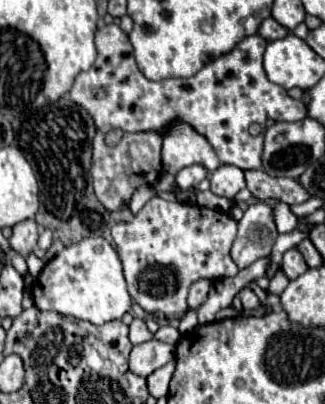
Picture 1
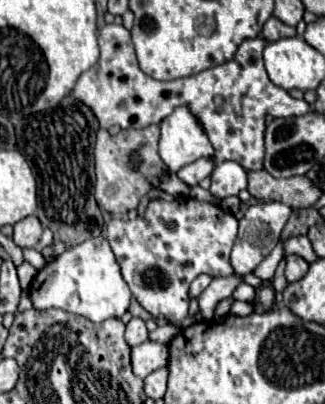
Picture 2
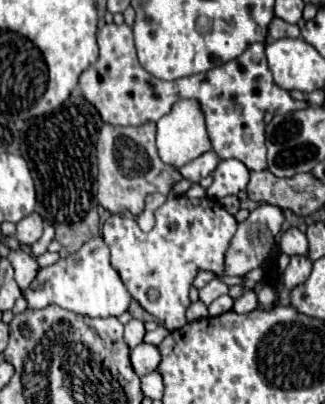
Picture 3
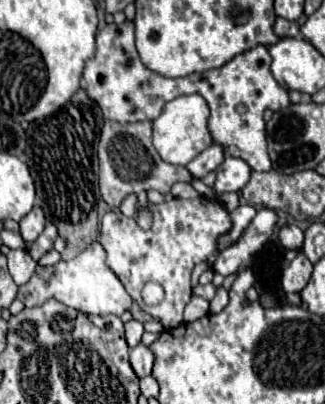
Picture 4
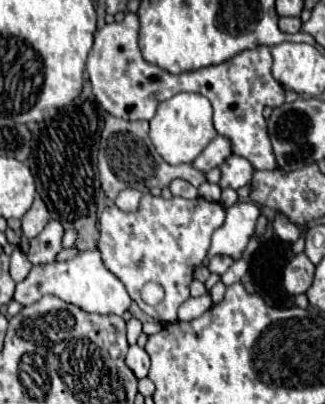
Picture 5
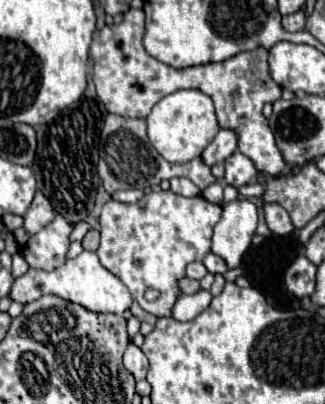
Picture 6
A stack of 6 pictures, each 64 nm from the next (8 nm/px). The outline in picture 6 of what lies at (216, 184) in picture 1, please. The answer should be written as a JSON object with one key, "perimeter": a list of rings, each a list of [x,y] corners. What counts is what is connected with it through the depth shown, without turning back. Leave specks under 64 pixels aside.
{"perimeter":[[[234,152],[228,160],[226,160],[226,174],[224,174],[224,182],[228,186],[234,186],[234,188],[240,188],[244,184],[248,184],[252,178],[256,178],[258,170],[256,166],[252,164],[252,160],[248,160],[244,154],[240,152]]]}

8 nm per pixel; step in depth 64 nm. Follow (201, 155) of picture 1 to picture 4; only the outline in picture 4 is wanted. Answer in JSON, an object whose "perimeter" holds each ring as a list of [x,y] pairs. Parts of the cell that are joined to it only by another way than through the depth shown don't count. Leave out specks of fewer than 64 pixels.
{"perimeter":[[[190,94],[190,96],[180,96],[168,102],[162,110],[162,114],[154,120],[154,148],[162,156],[164,162],[168,164],[186,164],[194,156],[198,156],[202,150],[206,150],[212,144],[210,132],[206,128],[208,120],[208,104],[202,96]]]}

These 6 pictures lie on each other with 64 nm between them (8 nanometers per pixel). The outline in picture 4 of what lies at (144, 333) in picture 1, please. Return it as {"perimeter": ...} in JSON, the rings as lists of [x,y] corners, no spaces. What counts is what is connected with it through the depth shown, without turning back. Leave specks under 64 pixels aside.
{"perimeter":[[[130,320],[124,328],[126,328],[126,342],[128,342],[128,346],[130,346],[130,348],[138,346],[140,340],[142,340],[142,334],[144,334],[144,326],[142,326],[142,322],[138,322],[138,320]]]}

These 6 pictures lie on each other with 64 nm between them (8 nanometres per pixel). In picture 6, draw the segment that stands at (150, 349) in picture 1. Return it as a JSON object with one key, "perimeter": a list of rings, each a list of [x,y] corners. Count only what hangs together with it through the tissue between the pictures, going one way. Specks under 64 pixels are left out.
{"perimeter":[[[130,342],[124,352],[124,366],[134,374],[136,380],[142,380],[146,378],[146,372],[148,372],[148,358],[136,344]]]}

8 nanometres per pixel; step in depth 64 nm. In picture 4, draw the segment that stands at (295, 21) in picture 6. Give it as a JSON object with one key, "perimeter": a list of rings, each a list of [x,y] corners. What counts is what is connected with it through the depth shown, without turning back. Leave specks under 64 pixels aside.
{"perimeter":[[[276,18],[274,22],[274,34],[278,38],[286,38],[286,36],[298,36],[300,34],[300,26],[298,22],[288,22],[284,18]]]}

